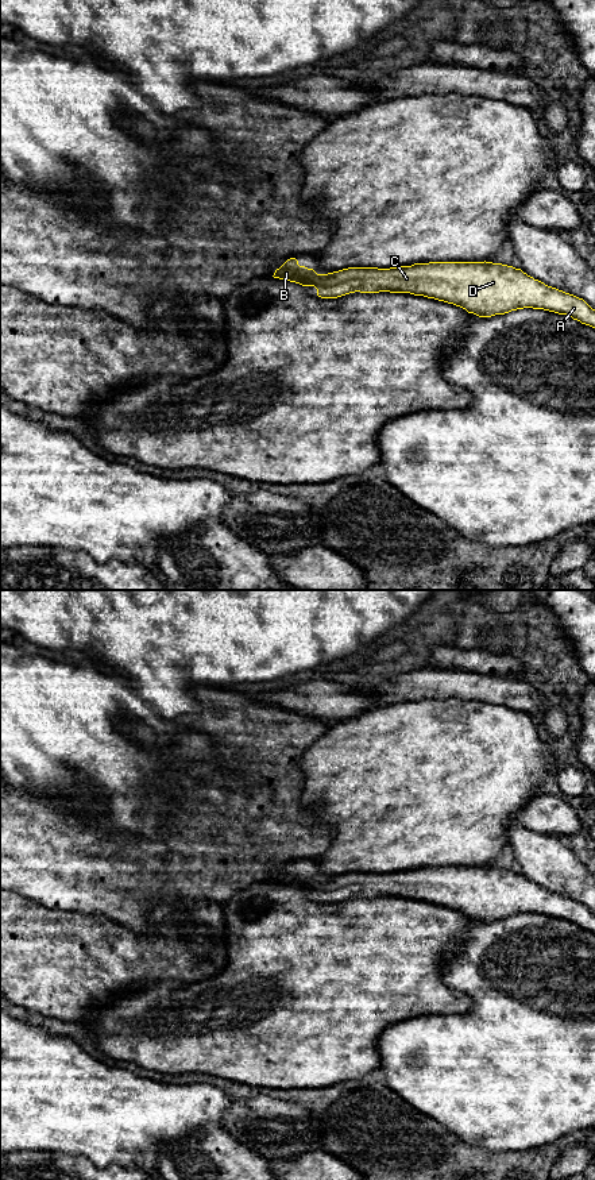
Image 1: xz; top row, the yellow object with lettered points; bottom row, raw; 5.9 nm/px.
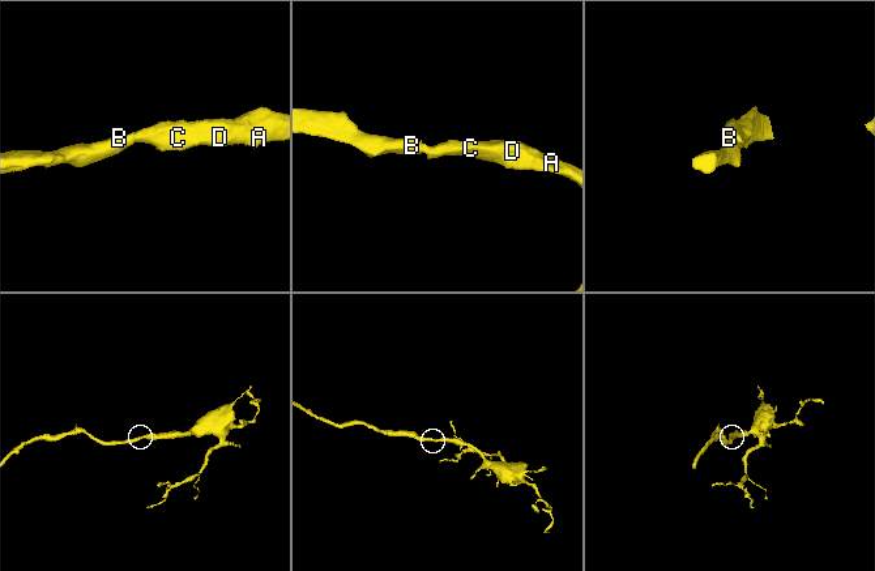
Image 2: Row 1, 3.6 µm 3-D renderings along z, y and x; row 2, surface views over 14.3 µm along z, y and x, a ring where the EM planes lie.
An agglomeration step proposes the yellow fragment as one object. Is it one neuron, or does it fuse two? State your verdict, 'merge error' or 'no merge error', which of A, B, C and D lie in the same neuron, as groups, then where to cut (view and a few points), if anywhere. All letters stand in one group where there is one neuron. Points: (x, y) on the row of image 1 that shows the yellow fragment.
no merge error | A B C D | no cut

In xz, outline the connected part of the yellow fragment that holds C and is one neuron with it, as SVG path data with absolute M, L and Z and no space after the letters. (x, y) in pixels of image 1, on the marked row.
M295 258L287 259L275 270L274 278L314 286L321 298L337 298L349 293L410 293L453 304L479 317L505 315L511 311L533 308L567 315L595 328L595 309L583 298L565 293L534 279L521 269L492 262L429 262L390 269L348 267L328 274L300 266Z

